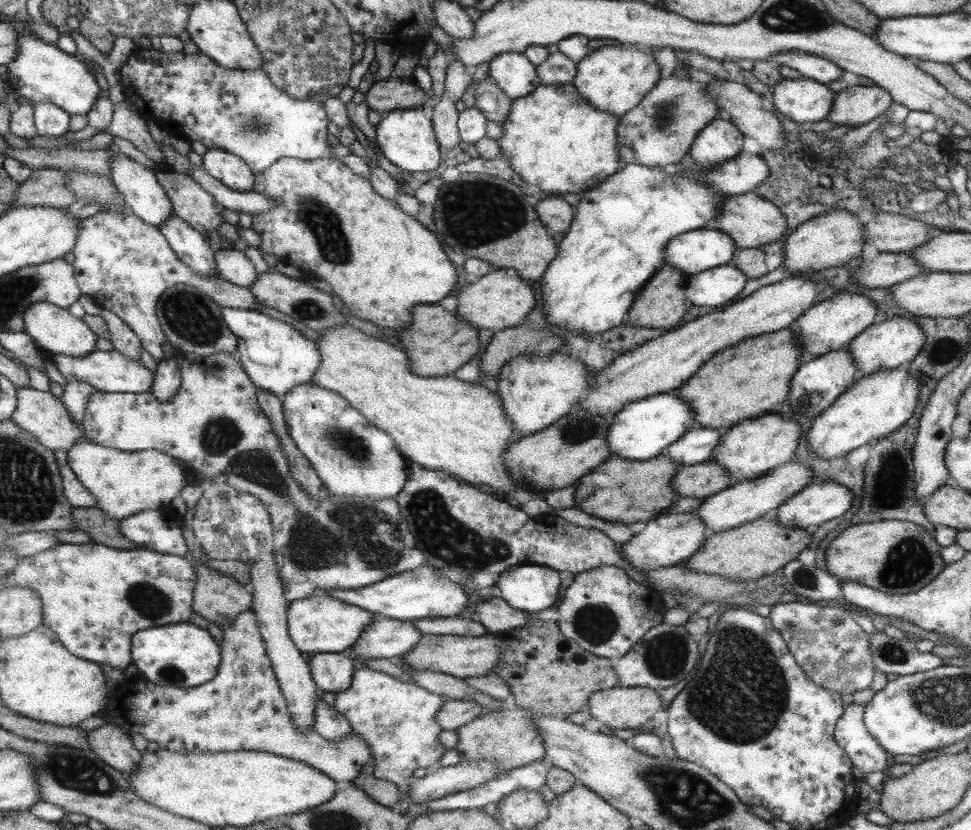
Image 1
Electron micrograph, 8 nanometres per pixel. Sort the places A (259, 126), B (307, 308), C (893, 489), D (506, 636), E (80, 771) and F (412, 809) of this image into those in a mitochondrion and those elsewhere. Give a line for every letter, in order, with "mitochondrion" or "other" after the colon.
A: mitochondrion
B: mitochondrion
C: mitochondrion
D: other
E: mitochondrion
F: other

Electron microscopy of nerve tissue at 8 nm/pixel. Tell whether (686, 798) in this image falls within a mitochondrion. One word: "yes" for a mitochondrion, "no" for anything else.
yes

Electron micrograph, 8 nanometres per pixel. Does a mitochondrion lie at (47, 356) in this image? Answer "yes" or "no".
no

